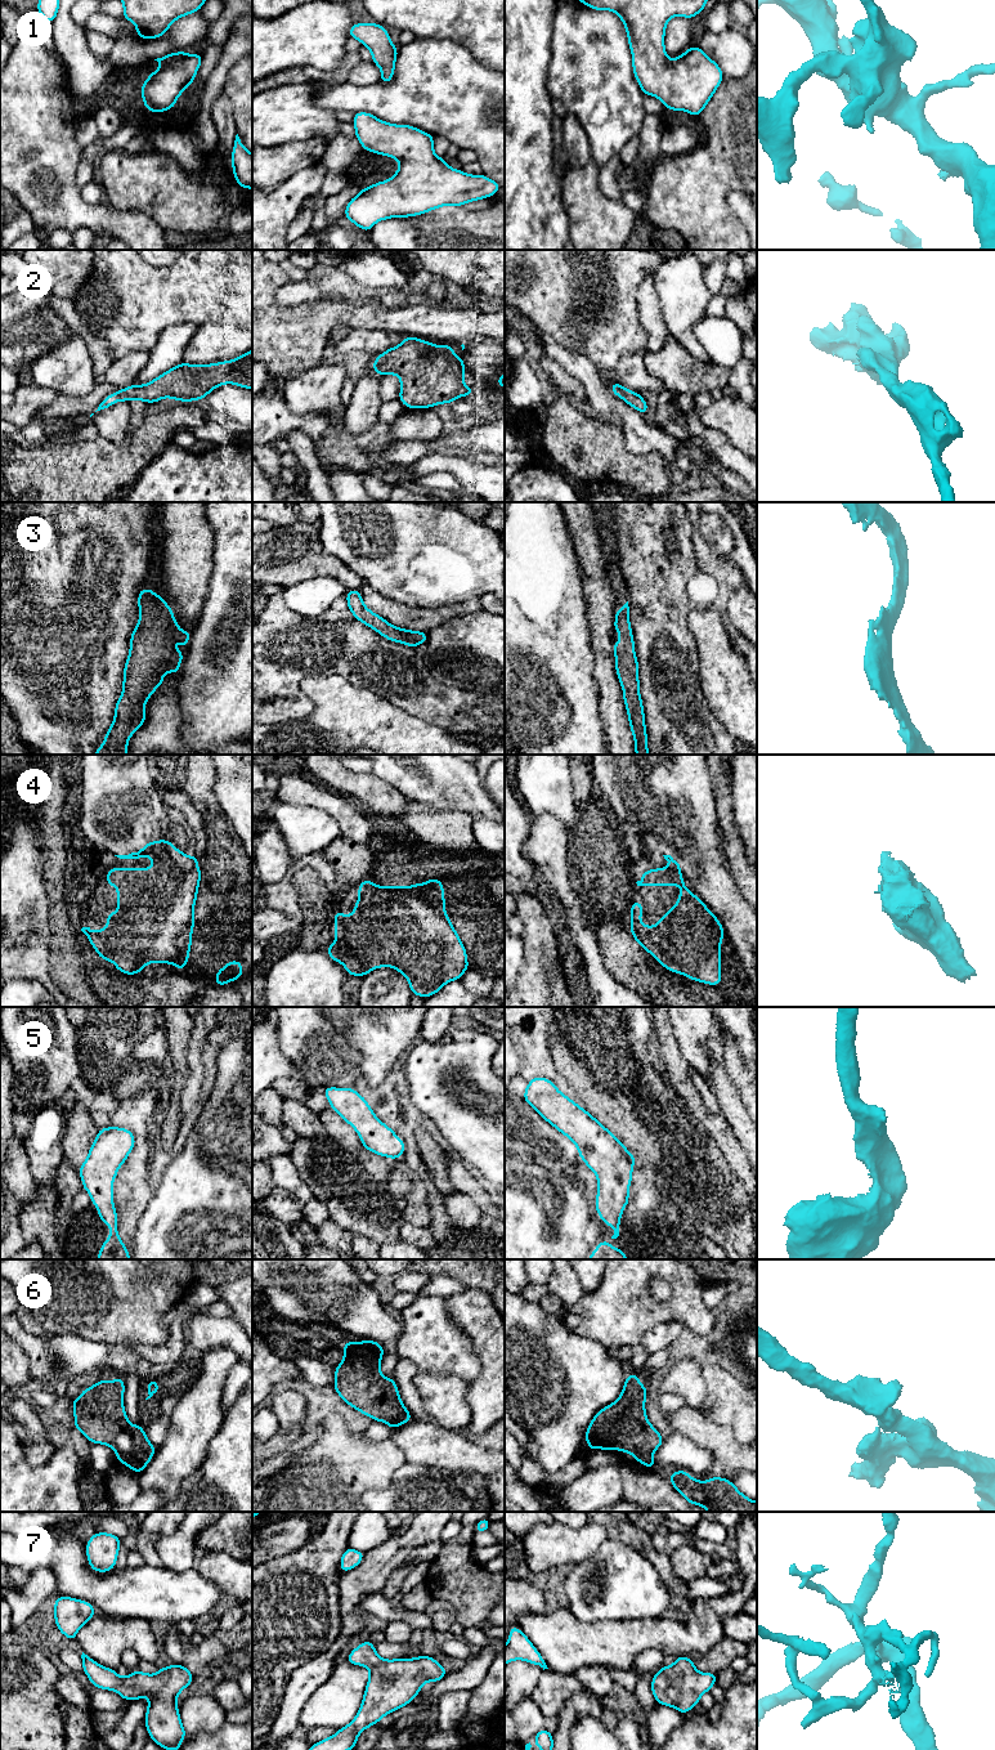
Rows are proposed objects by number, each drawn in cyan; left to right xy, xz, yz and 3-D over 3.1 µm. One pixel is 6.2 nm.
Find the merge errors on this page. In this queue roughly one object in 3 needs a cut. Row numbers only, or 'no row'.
no row

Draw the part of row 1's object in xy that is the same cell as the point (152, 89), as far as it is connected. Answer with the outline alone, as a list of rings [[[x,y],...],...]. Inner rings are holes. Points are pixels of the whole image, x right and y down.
[[[185,50],[154,59],[160,68],[143,82],[140,94],[147,111],[161,113],[176,106],[176,99],[194,81],[202,54]]]

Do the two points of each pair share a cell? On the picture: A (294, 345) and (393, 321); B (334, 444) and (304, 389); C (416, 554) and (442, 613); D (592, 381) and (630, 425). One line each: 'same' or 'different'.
A: same
B: different
C: different
D: same

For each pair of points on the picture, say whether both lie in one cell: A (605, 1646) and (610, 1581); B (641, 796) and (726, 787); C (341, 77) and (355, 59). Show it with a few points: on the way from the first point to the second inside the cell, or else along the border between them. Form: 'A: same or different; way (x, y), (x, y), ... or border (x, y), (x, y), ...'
A: different; border (577, 1619), (582, 1621), (639, 1619)
B: different; border (708, 768), (718, 818)
C: same; way (341, 72), (350, 63)

